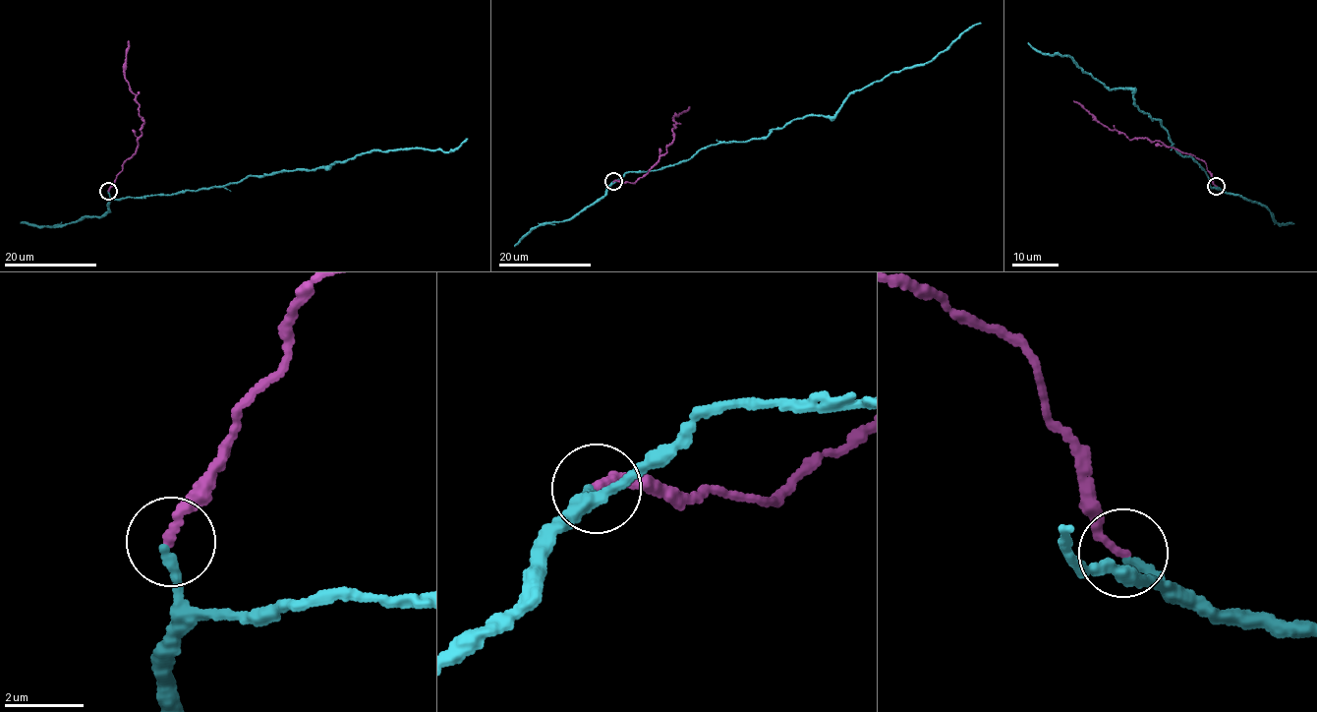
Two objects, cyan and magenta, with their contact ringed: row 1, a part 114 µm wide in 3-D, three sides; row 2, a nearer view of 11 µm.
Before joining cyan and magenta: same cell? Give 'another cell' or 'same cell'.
same cell

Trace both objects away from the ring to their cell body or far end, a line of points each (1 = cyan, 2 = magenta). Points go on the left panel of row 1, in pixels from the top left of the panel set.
1: (108, 191), (113, 199), (173, 194), (248, 176), (329, 167), (379, 150), (417, 148), (448, 151), (468, 139)
2: (108, 191), (126, 159), (135, 152), (142, 134), (140, 129), (143, 122), (125, 78), (123, 67), (128, 40)

